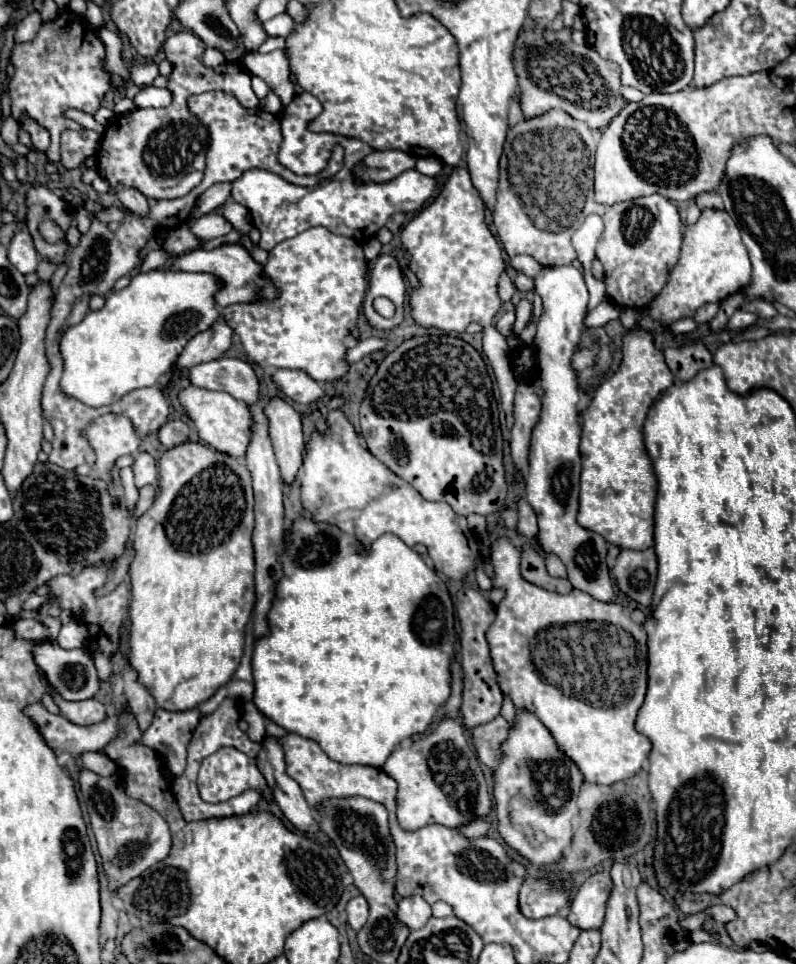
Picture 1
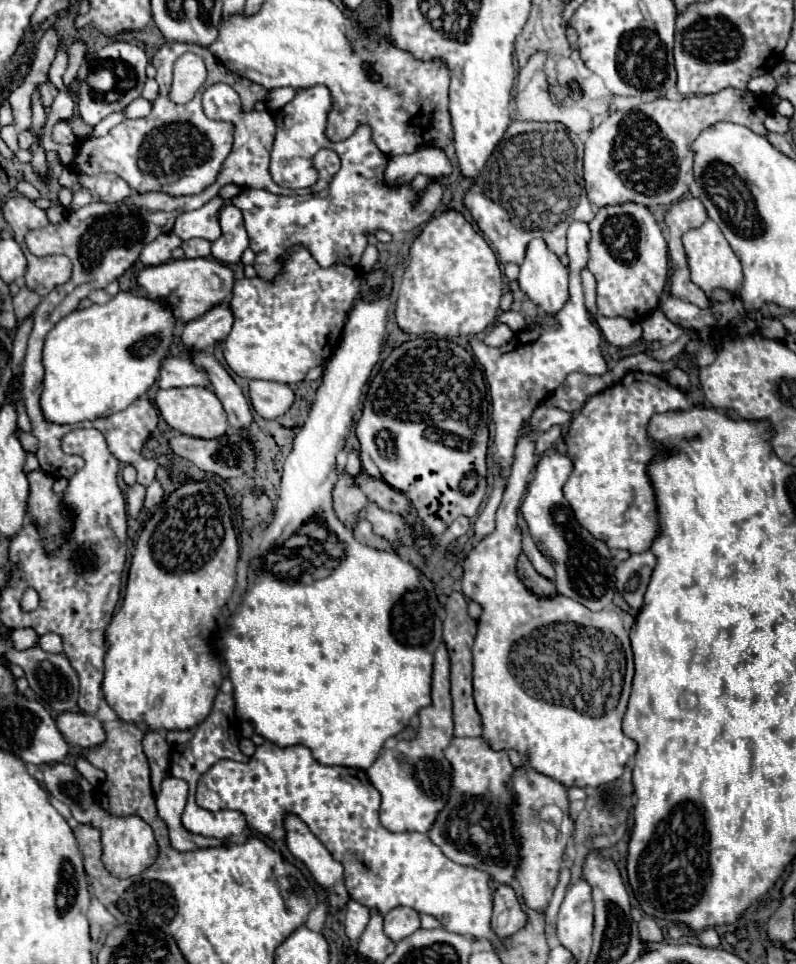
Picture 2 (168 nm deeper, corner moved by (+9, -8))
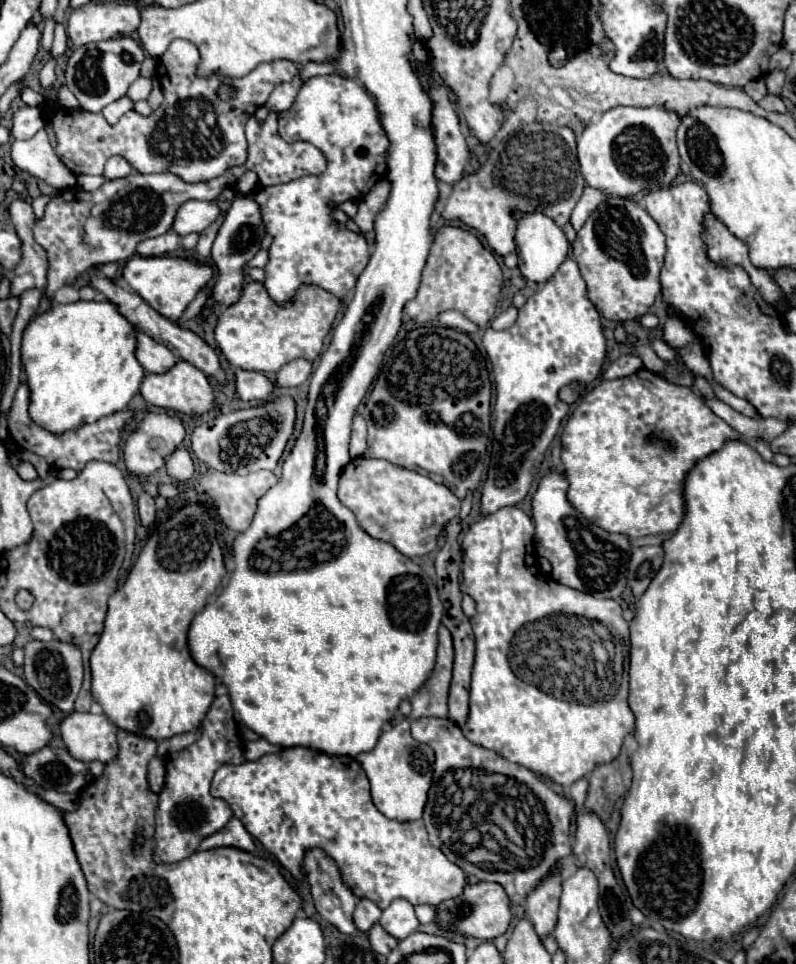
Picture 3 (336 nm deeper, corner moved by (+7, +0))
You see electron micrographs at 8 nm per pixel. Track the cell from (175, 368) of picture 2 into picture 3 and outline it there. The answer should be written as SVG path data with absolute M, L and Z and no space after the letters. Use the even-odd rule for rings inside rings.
M142 332L138 334L136 358L144 366L144 370L152 374L166 374L170 368L174 368L180 362L180 358L176 358L172 350L168 350L164 344L154 342Z

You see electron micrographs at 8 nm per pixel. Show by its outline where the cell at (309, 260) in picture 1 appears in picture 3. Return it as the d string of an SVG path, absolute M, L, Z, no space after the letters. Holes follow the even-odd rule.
M248 282L240 300L220 314L214 338L232 366L276 374L284 364L296 358L314 362L320 356L324 338L336 320L338 308L340 300L320 286L304 284L288 302L278 304L270 298L262 282Z

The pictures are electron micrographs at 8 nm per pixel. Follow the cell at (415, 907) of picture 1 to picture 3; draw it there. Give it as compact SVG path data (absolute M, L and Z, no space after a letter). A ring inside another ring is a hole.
M396 898L386 910L382 910L380 924L384 926L384 930L388 934L392 934L398 940L416 932L420 926L420 922L414 914L414 906L404 898Z

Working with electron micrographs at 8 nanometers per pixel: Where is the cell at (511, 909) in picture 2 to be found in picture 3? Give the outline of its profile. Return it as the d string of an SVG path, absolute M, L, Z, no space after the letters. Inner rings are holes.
M478 882L478 884L468 884L464 894L452 902L442 902L438 908L438 918L440 926L454 930L462 936L474 936L480 940L492 940L500 934L504 934L512 922L512 908L510 908L510 898L504 892L504 888L496 882Z

